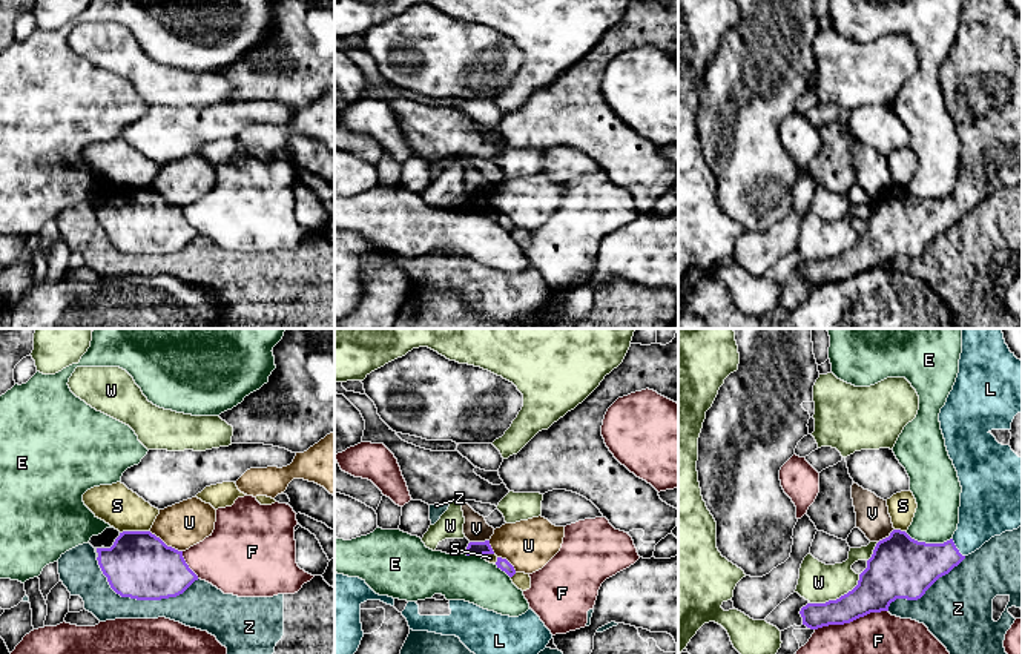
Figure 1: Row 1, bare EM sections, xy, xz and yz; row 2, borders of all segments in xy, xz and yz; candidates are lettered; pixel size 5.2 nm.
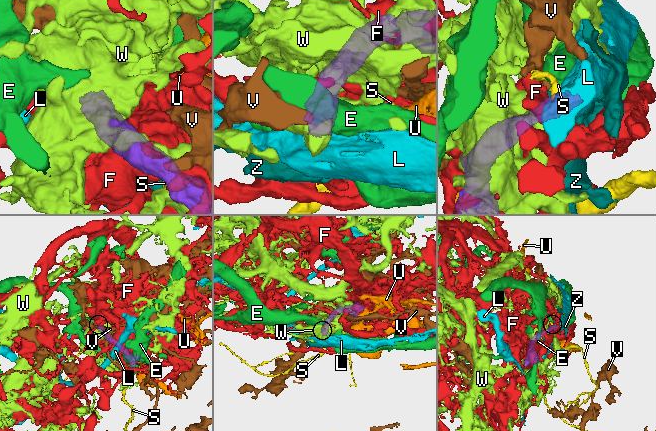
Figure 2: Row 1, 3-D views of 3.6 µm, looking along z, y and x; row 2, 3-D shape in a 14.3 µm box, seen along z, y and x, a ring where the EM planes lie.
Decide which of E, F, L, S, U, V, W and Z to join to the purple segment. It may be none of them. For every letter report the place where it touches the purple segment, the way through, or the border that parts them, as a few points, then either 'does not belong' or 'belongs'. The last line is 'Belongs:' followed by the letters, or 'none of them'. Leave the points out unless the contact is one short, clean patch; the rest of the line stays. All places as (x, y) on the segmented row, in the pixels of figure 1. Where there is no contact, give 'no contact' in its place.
E: meets purple in yz at (927, 544); border along yz (904, 531), (926, 542), (946, 542), (950, 539); does not belong
F: meets purple in yz at (850, 620); does not belong
L: meets purple in yz at (955, 547); runs through yz (912, 567), (944, 558), (955, 547), (978, 524), (985, 510); belongs
S: meets purple in xy at (134, 531); border along xy (149, 530), (123, 530), (120, 533); does not belong
U: meets purple in xy at (164, 544); does not belong
V: meets purple in xz at (479, 542); border along xz (488, 539), (470, 542); does not belong
W: meets purple in yz at (840, 597); does not belong
Z: meets purple in xy at (140, 599); does not belong
Belongs: L

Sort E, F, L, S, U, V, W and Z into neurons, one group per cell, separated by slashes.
E / F / L / S / U / V / W / Z

